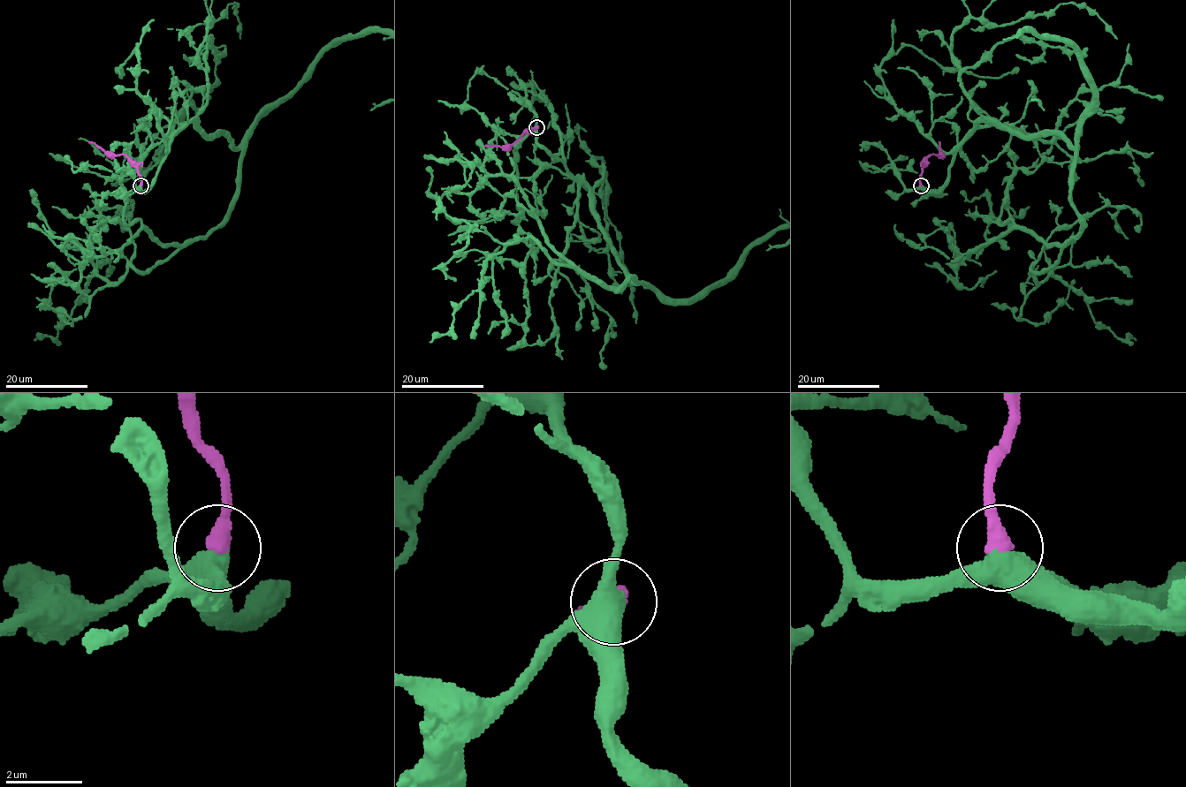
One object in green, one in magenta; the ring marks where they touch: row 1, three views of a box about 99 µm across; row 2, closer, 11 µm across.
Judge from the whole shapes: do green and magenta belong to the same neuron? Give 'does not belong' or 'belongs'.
belongs

